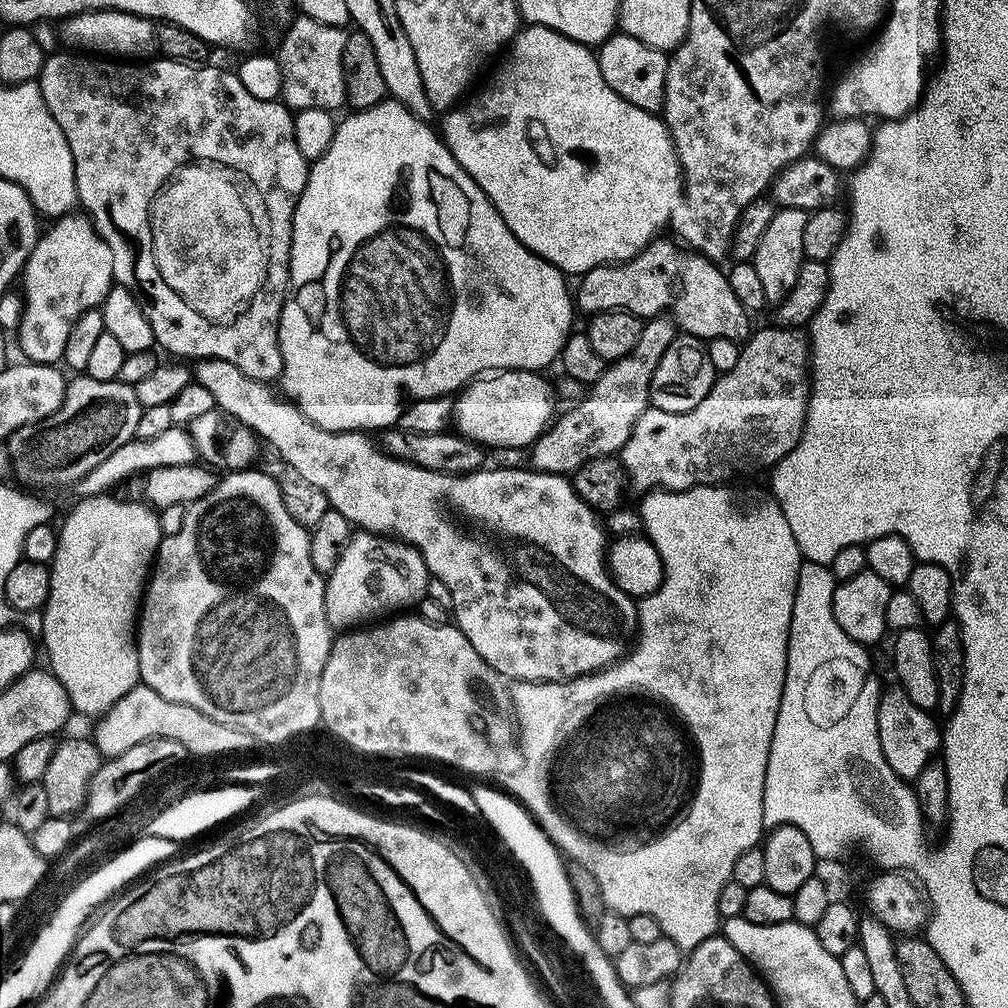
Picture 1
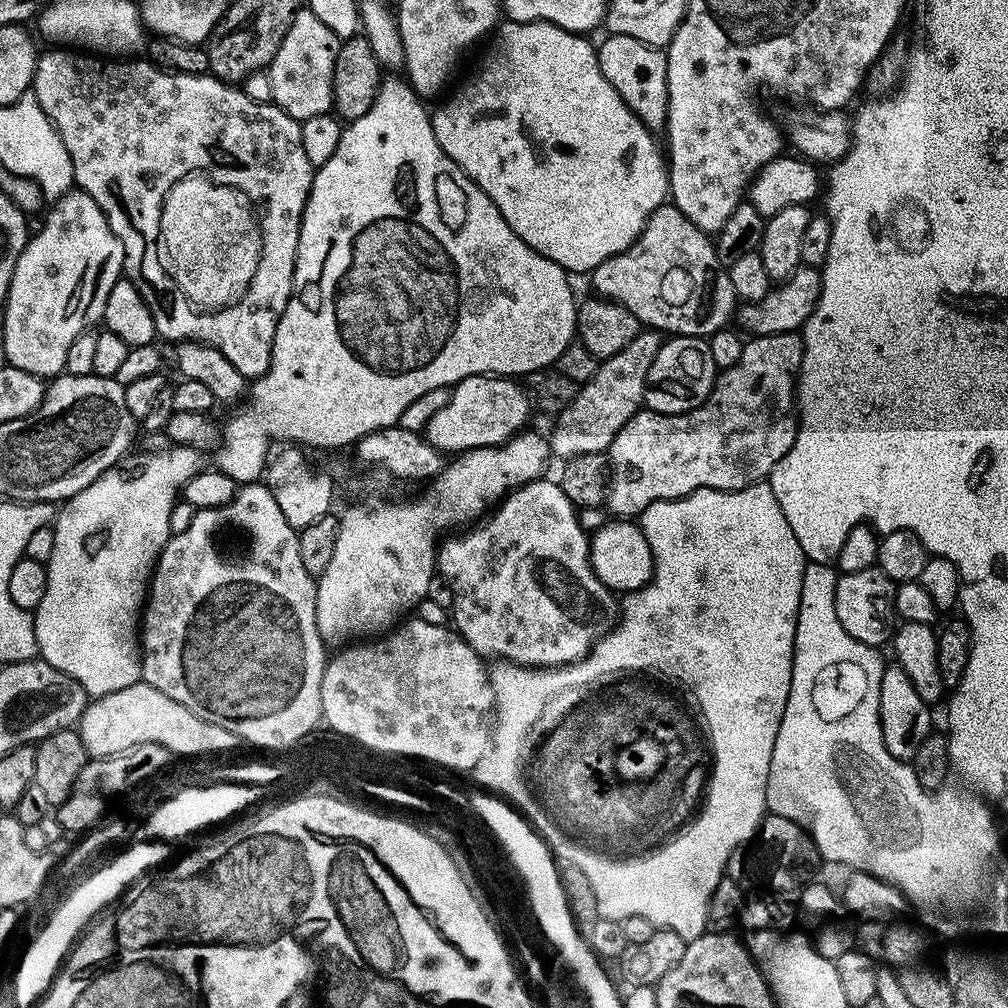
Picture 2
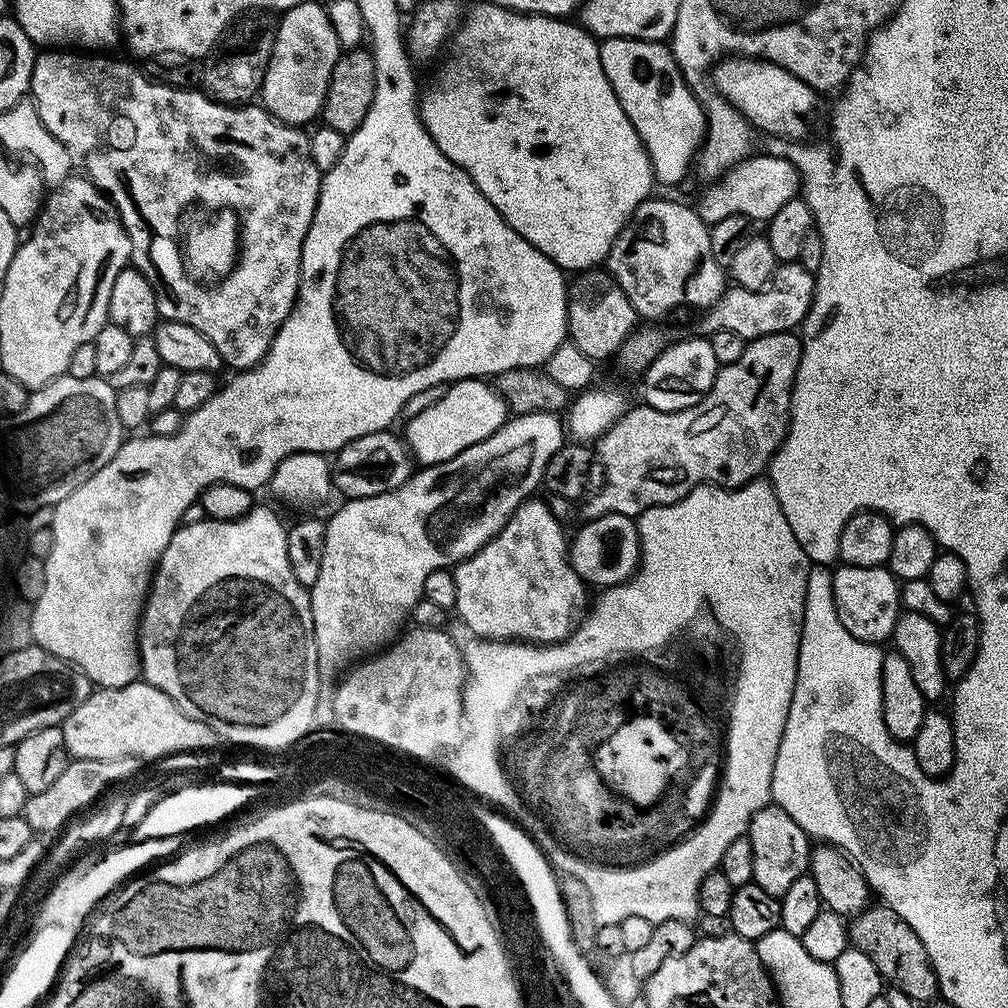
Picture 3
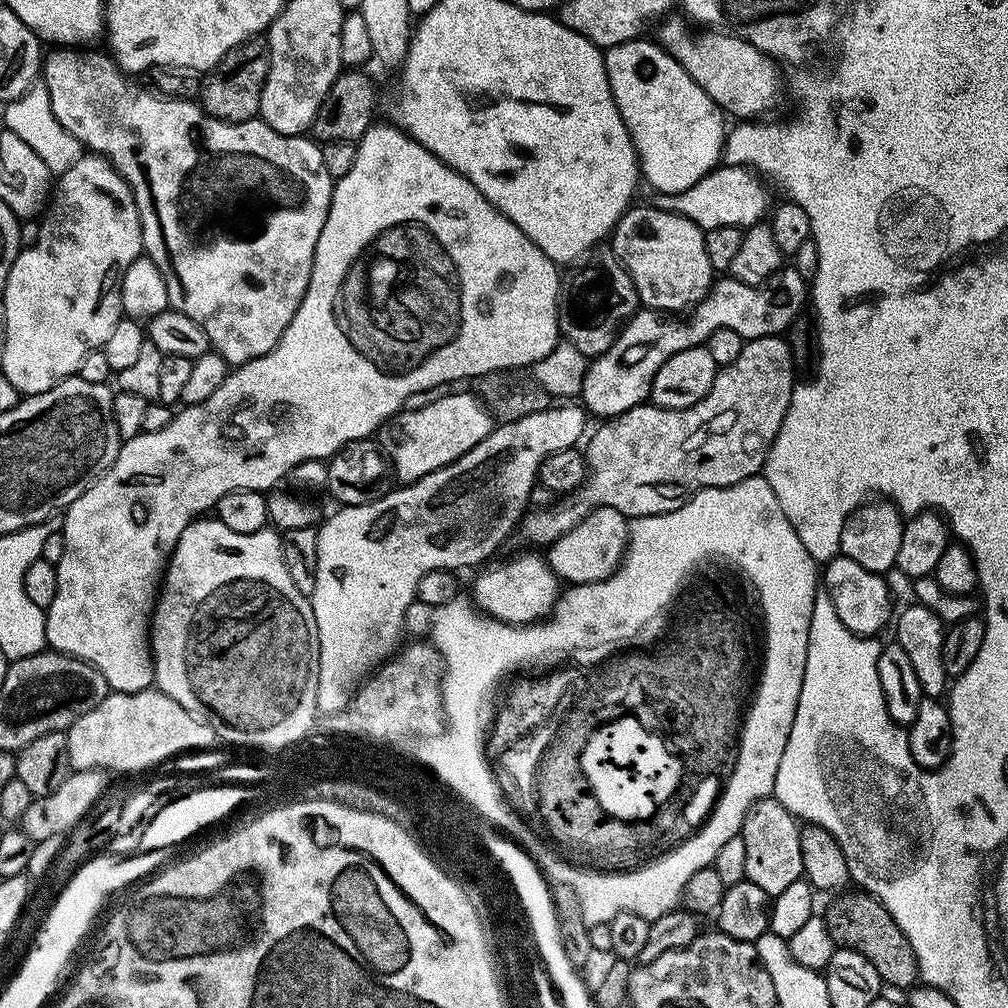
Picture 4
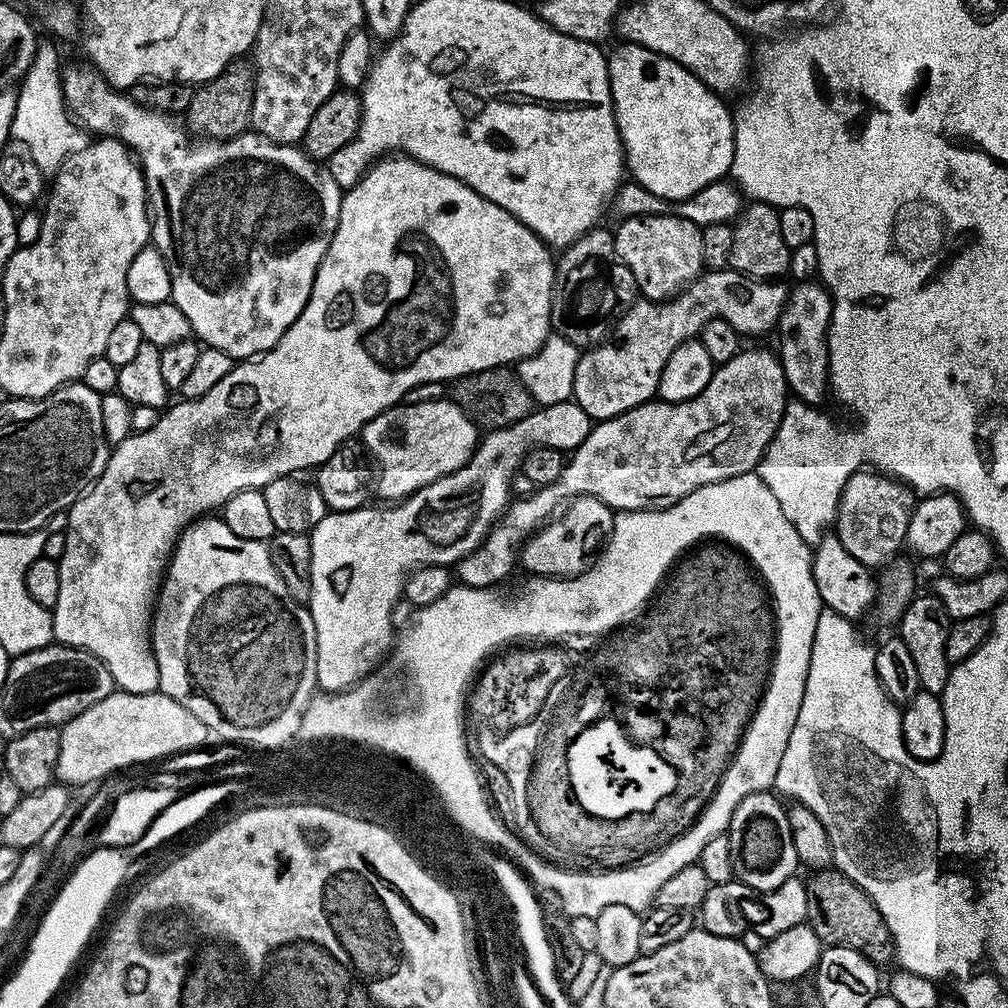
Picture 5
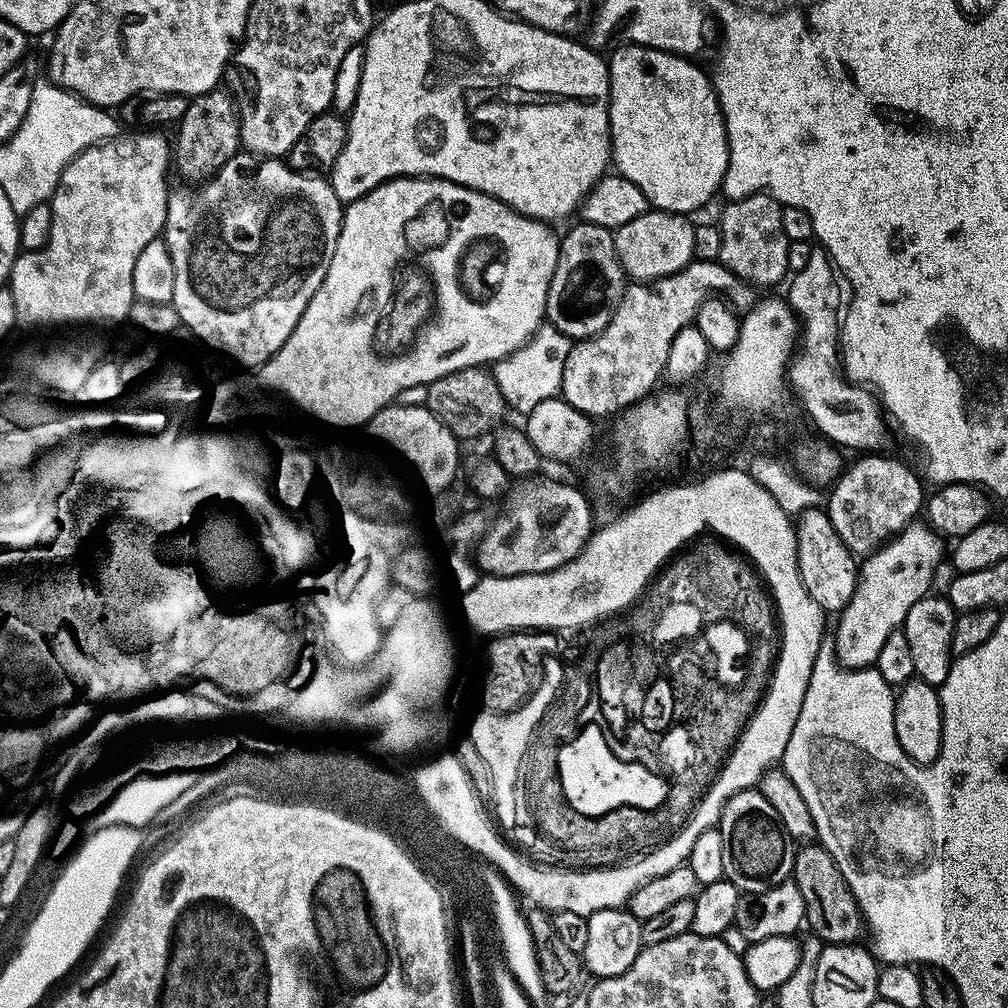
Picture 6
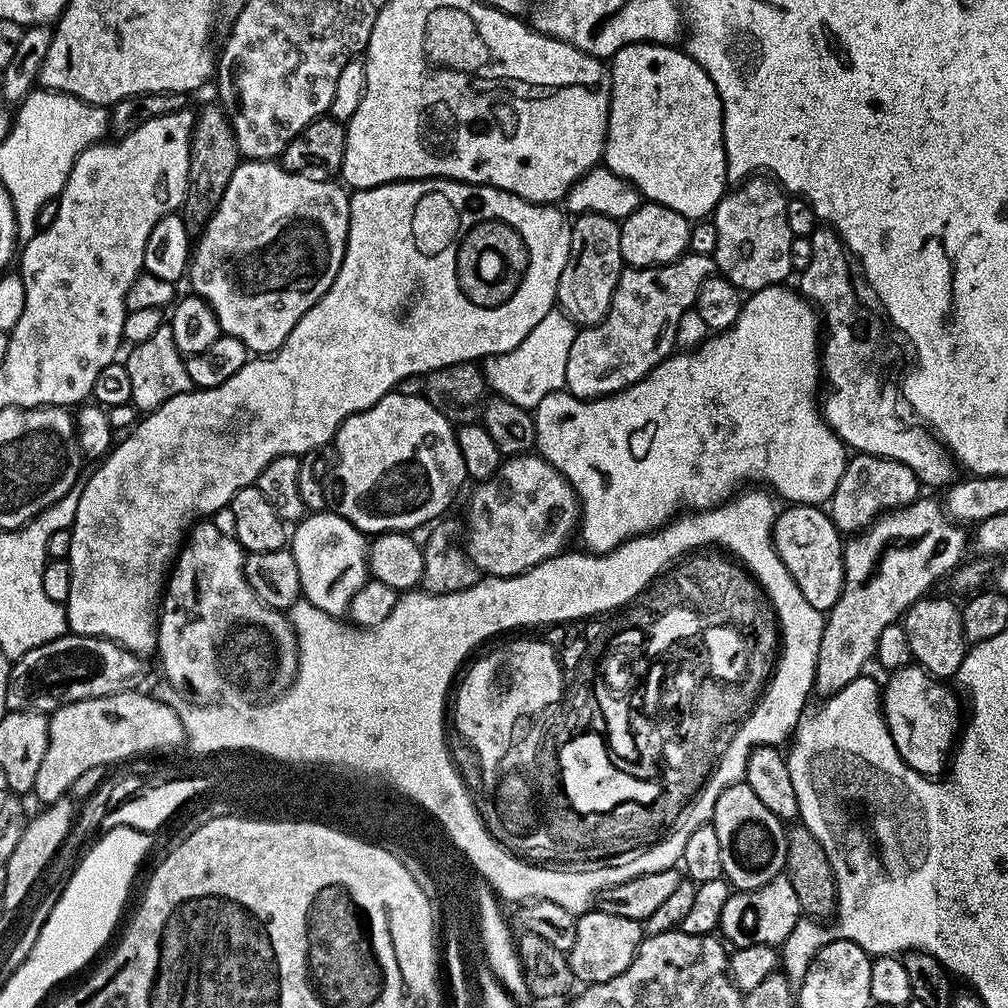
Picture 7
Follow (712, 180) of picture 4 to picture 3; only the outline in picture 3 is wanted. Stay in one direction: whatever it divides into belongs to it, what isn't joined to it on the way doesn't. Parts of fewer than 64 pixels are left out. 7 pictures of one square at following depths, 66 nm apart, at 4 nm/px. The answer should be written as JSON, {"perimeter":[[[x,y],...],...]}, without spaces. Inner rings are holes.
{"perimeter":[[[754,154],[725,172],[719,180],[711,181],[700,196],[698,211],[704,223],[711,226],[730,218],[730,214],[744,216],[750,222],[769,222],[785,206],[786,202],[799,197],[800,172],[782,154],[759,156]]]}

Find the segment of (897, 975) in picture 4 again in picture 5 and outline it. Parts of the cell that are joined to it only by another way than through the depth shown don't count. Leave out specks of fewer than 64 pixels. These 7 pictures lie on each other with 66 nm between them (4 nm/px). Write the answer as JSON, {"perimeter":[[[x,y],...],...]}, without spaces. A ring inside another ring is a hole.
{"perimeter":[[[831,867],[821,868],[813,876],[816,877],[807,881],[809,902],[806,923],[813,928],[821,943],[830,948],[858,950],[858,954],[877,966],[891,965],[894,960],[892,935],[872,899]]]}

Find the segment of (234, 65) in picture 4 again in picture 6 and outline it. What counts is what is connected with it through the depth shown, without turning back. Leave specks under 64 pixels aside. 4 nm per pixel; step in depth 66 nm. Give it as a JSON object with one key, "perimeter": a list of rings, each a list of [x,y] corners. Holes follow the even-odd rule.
{"perimeter":[[[217,86],[211,92],[204,92],[200,96],[191,97],[187,101],[184,116],[178,121],[178,129],[180,133],[177,134],[176,140],[174,136],[174,160],[175,163],[180,163],[184,167],[186,175],[190,176],[194,182],[204,182],[213,175],[217,168],[225,167],[228,159],[235,156],[237,152],[241,151],[242,145],[240,142],[240,118],[241,113],[236,112],[236,104],[232,101],[232,96],[228,92],[223,92],[223,87]]]}

